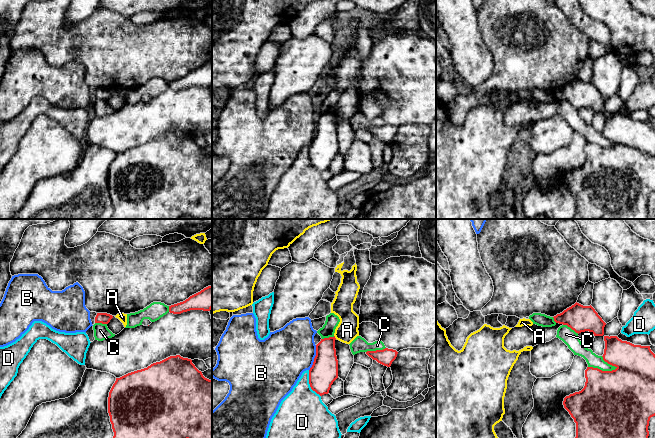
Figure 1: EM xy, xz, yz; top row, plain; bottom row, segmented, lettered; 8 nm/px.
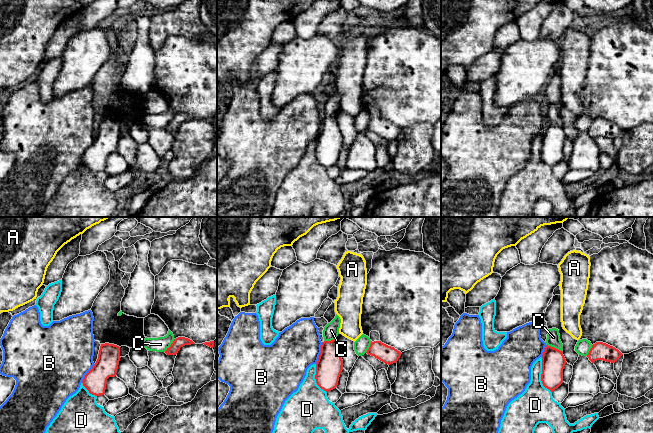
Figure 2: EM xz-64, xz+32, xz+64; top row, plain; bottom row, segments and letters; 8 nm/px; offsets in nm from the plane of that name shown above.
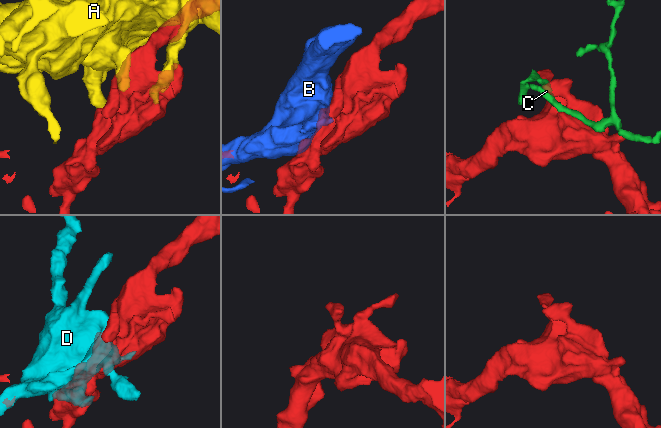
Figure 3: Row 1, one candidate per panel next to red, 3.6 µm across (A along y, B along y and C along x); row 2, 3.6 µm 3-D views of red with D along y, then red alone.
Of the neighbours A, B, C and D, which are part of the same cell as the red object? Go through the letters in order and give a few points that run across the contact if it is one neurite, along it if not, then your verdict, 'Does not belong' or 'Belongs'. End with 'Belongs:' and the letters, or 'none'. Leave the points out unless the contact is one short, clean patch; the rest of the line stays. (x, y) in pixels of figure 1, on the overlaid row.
A: Does not belong
B: Does not belong
C: Does not belong
D: Does not belong
Belongs: none

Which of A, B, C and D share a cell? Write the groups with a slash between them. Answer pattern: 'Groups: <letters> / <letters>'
Groups: A / B / C / D

